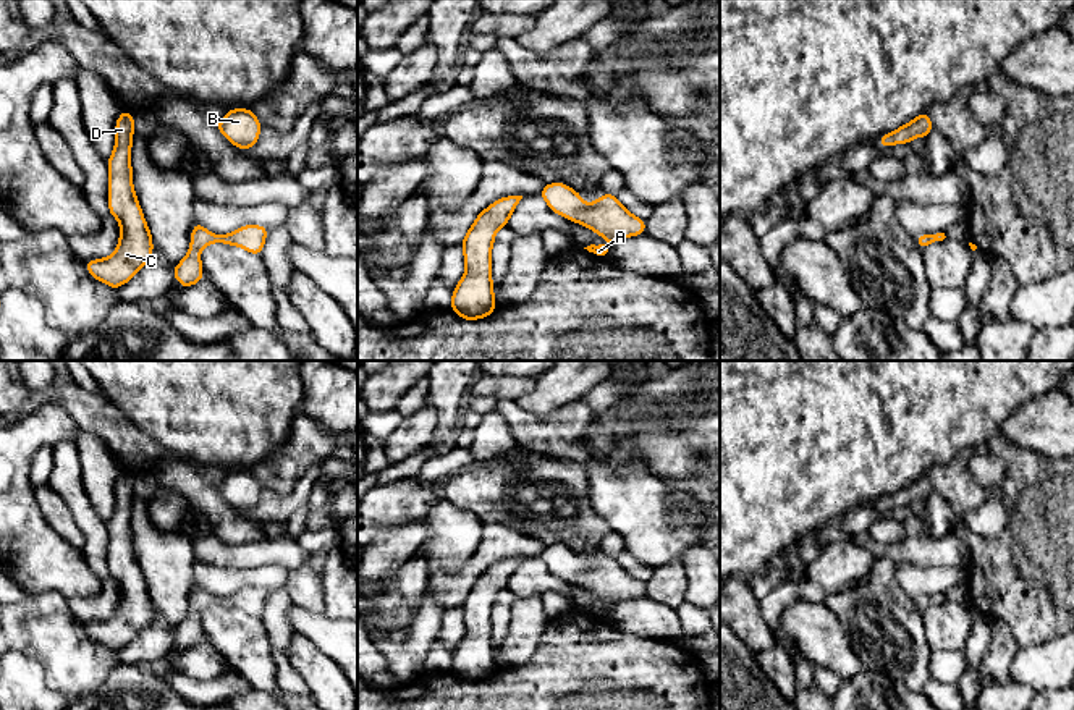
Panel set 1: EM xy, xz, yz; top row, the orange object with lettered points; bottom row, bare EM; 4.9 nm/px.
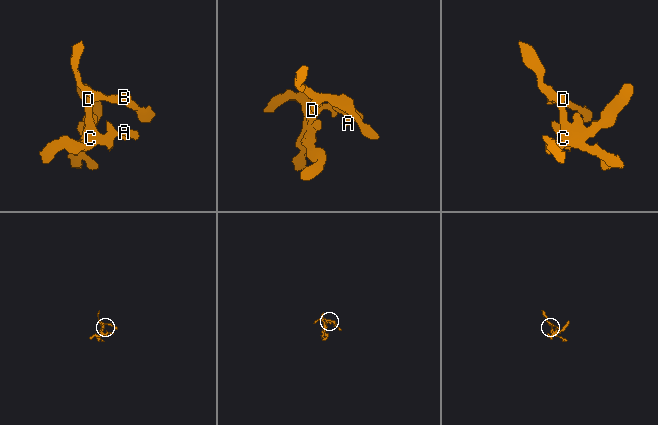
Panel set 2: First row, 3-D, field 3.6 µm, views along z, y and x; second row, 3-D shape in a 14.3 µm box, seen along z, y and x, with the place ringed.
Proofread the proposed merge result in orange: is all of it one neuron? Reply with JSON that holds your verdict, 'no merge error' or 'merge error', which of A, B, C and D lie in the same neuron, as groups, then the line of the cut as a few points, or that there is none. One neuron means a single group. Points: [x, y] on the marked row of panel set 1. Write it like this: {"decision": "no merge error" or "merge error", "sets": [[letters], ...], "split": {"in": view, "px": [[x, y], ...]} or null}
{"decision": "no merge error", "sets": [["A", "B", "C", "D"]], "split": null}

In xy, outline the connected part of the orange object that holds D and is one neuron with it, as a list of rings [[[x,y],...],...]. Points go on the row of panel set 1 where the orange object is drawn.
[[[123,110],[116,118],[115,126],[115,147],[107,160],[108,165],[108,213],[112,213],[120,223],[120,241],[112,256],[105,259],[94,259],[86,262],[89,275],[113,289],[128,283],[152,257],[154,244],[152,235],[141,210],[137,196],[133,186],[133,168],[131,168],[131,146],[134,133],[134,115]]]

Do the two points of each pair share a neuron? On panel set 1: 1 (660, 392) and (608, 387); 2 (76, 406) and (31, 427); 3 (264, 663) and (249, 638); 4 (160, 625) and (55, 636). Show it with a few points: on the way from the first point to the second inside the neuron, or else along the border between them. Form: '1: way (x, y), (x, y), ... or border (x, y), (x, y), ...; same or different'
1: border (641, 377), (600, 414); different
2: border (28, 414), (44, 403), (57, 403), (80, 429); different
3: way (257, 657), (249, 649), (249, 644); same
4: way (136, 650), (123, 657), (81, 657); same

